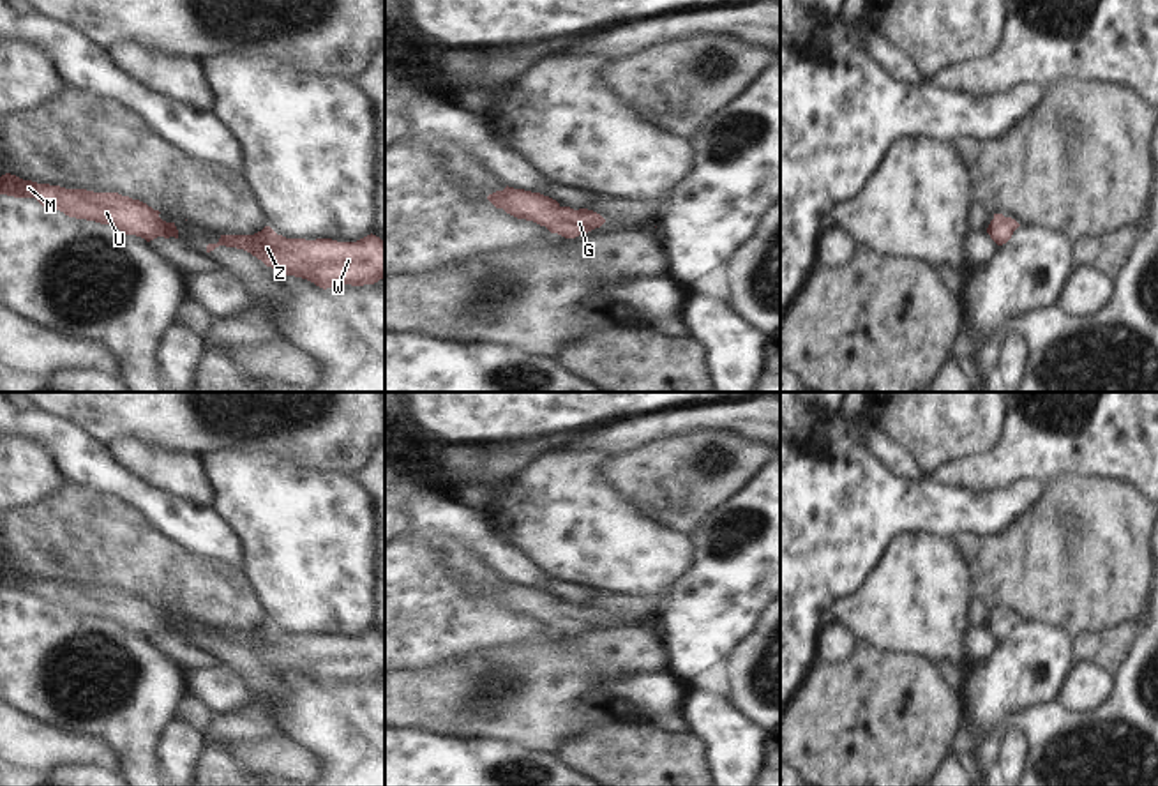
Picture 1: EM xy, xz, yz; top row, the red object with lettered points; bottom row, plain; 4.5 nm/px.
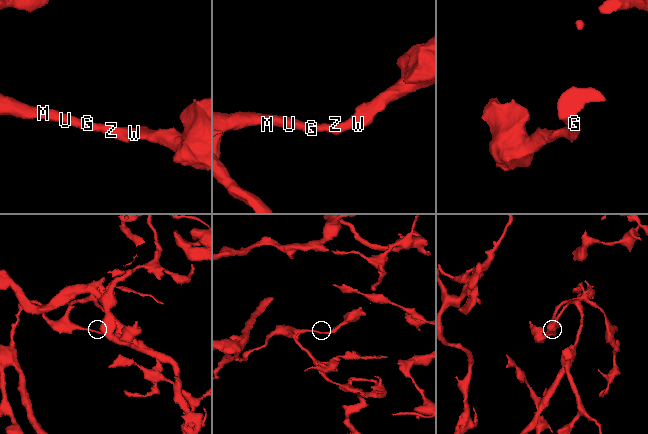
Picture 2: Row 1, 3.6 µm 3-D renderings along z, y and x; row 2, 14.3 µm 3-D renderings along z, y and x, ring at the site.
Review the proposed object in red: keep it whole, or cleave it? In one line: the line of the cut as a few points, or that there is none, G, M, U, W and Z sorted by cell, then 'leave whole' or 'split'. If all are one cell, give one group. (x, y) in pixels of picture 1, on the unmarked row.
no cut | G M U W Z | leave whole

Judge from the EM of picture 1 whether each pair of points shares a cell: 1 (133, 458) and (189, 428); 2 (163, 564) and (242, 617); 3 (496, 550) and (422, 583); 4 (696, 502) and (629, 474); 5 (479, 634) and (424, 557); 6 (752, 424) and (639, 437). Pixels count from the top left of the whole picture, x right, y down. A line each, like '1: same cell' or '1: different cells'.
1: different cells
2: same cell
3: different cells
4: same cell
5: same cell
6: same cell

